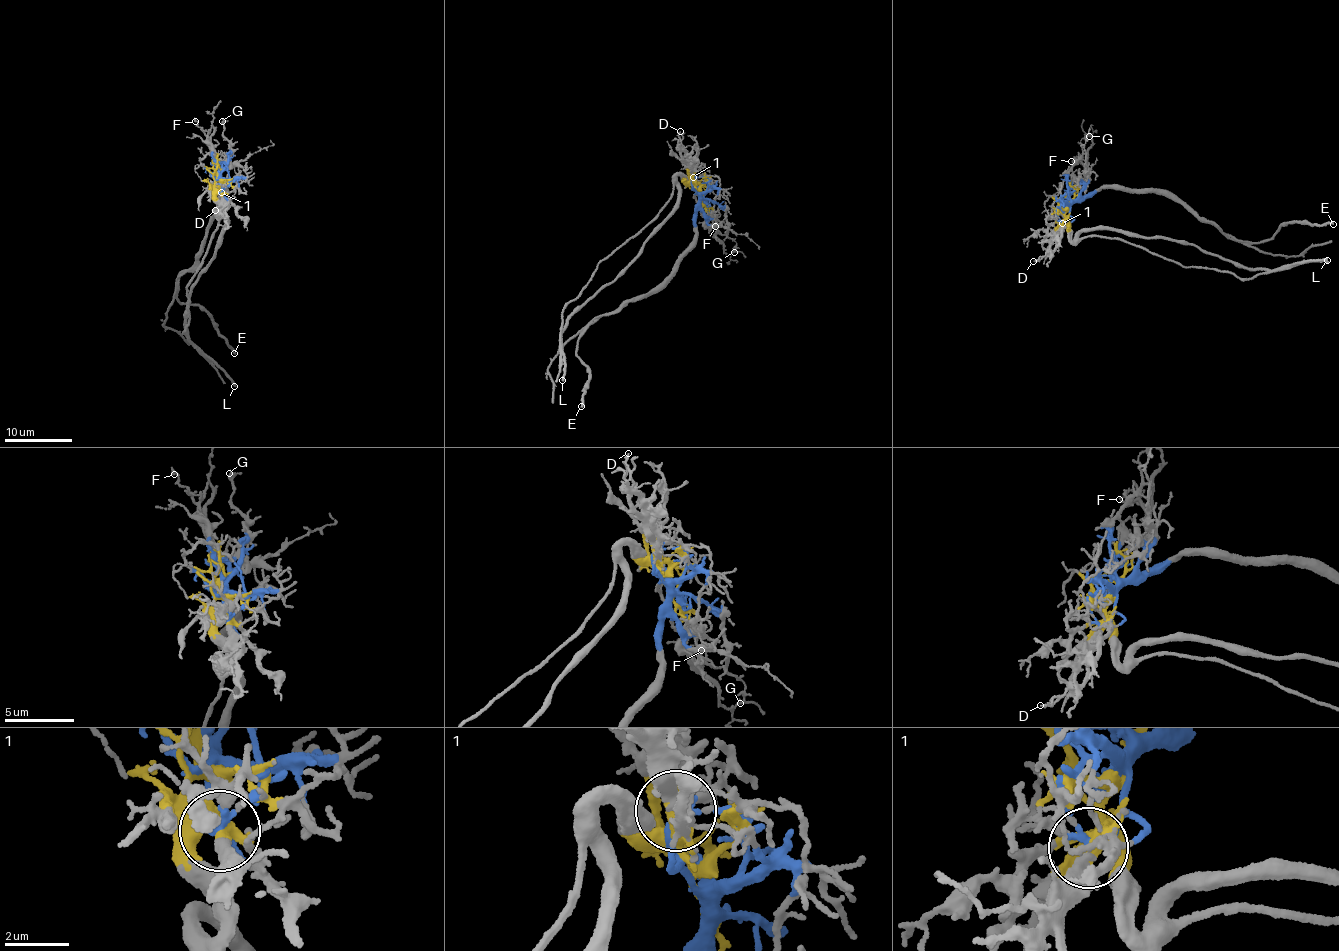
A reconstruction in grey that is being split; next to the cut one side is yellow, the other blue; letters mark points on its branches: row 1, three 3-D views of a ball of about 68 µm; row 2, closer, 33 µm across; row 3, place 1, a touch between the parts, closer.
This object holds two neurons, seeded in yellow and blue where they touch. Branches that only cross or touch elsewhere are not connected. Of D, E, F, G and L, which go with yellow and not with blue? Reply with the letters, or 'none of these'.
D, L

